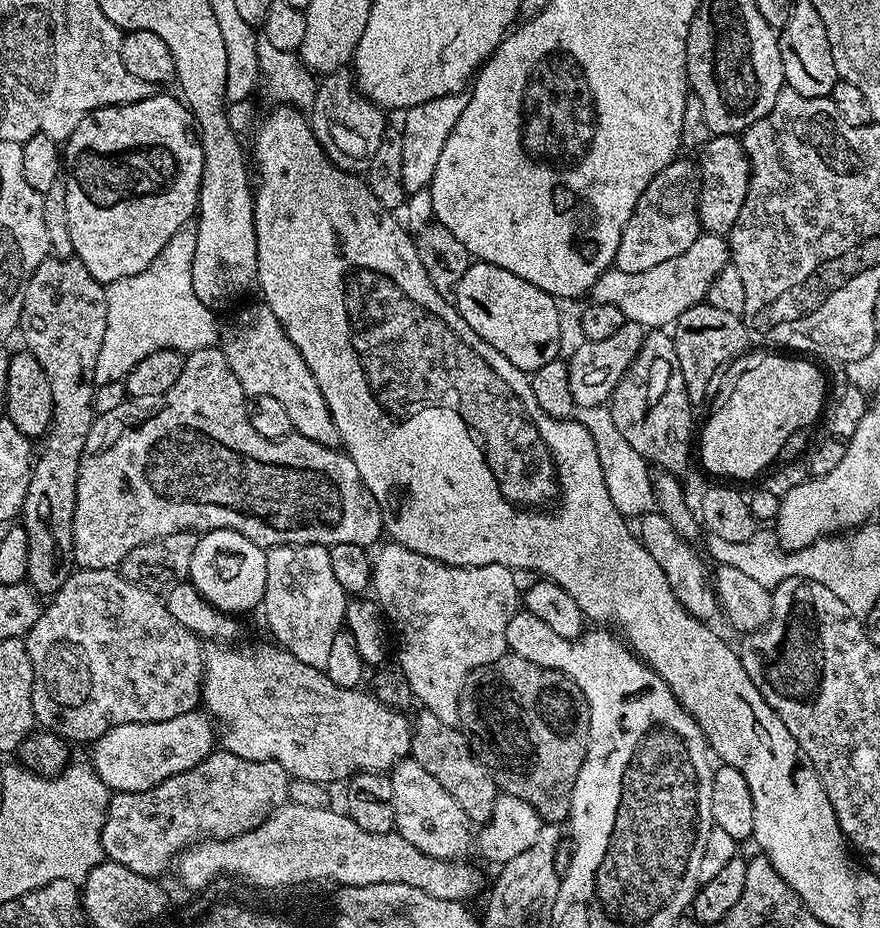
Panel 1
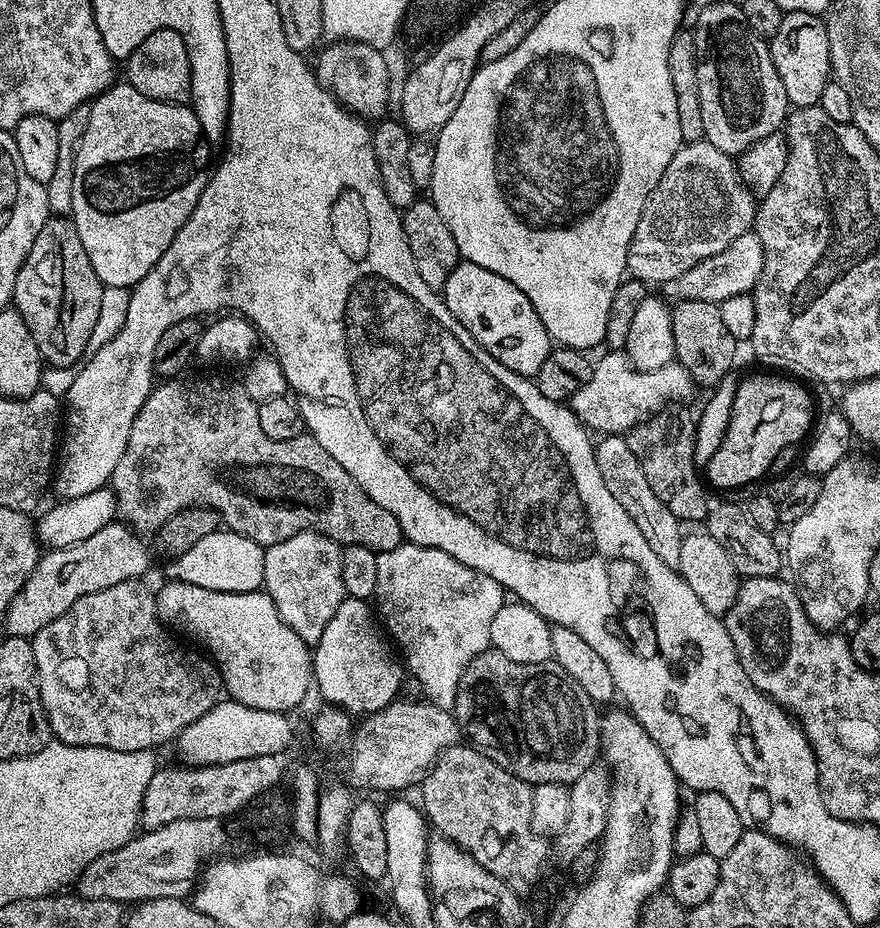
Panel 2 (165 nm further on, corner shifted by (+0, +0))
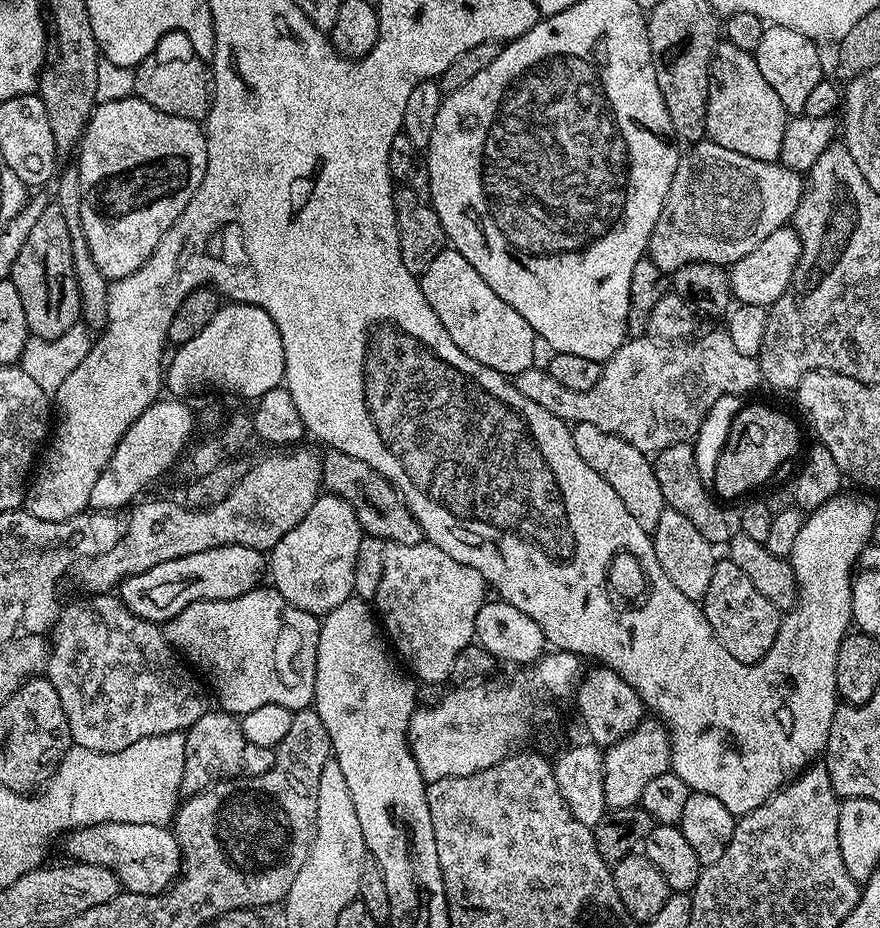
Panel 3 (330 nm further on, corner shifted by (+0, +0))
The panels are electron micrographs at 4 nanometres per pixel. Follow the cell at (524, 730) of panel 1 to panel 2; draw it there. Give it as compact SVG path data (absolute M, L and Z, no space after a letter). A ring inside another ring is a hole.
M489 646L485 652L478 654L466 666L462 678L458 682L458 694L454 715L460 731L470 741L471 747L490 758L502 770L506 770L514 778L530 785L562 784L570 786L592 764L597 763L602 752L602 716L598 706L554 662L546 664L527 664L514 662L514 658L506 658L498 649Z

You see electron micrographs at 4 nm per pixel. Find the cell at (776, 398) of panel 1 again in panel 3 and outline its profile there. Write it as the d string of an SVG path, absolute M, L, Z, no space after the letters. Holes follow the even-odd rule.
M750 402L745 403L743 405L743 408L741 409L740 413L737 414L737 417L734 418L733 425L730 426L730 434L728 439L726 439L725 448L721 452L721 457L718 458L718 464L717 469L714 470L714 478L712 480L711 487L714 489L715 495L719 497L721 501L724 500L732 500L735 498L735 496L744 496L747 497L749 494L747 492L752 492L755 490L755 488L760 488L769 483L769 480L771 478L771 475L774 474L775 470L778 469L778 466L781 466L782 463L786 463L788 461L791 461L793 459L794 454L796 451L798 451L800 448L800 428L798 425L795 424L794 421L791 420L790 417L787 416L784 412L779 412L776 408L771 408L768 404L750 404Z

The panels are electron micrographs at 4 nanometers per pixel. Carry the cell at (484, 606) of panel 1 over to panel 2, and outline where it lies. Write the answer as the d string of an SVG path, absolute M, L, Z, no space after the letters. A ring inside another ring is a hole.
M405 542L394 550L379 553L376 561L378 586L374 597L374 608L387 635L402 653L407 671L414 678L418 678L418 682L422 682L427 703L439 708L455 709L458 682L466 666L470 666L473 658L485 652L492 643L490 622L494 622L494 614L498 614L500 607L506 603L504 587L494 582L490 574L482 574L458 562L458 558L450 558L446 550L434 550L430 546Z

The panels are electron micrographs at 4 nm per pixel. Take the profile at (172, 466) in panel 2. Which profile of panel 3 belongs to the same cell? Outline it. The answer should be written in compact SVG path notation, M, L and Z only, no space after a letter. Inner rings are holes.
M328 450L325 453L322 456L323 487L331 495L340 496L346 502L350 502L361 529L367 535L377 536L389 544L402 546L418 546L425 543L422 526L418 526L414 514L410 514L396 487L386 478L382 478L378 470L374 470L366 462L358 462L358 458L350 458L350 454L342 454L335 450Z

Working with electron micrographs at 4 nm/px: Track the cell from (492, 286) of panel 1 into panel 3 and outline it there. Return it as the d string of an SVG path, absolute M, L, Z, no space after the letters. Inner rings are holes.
M444 247L418 279L422 294L426 294L426 302L430 302L434 314L438 314L438 322L446 326L446 334L454 338L454 346L458 346L462 354L509 378L522 374L522 370L537 363L538 337L530 322L526 322L510 302L502 302L502 298L486 286L486 278L482 278L482 274L478 274L478 270L474 270L474 266L470 266L455 248Z

